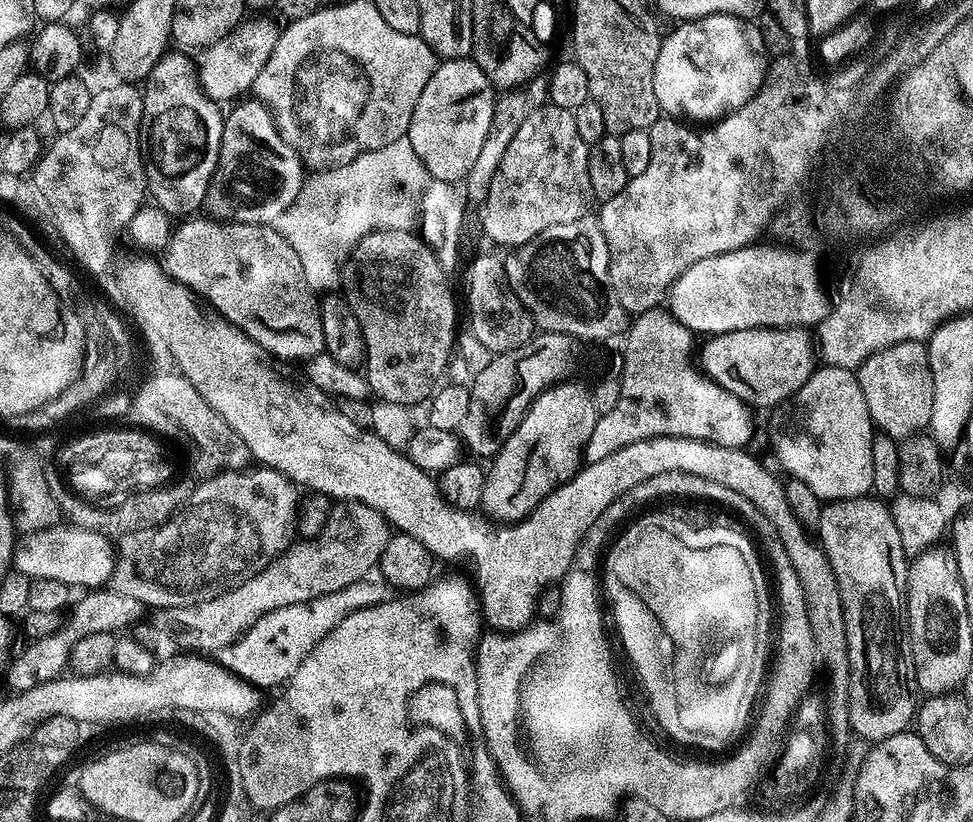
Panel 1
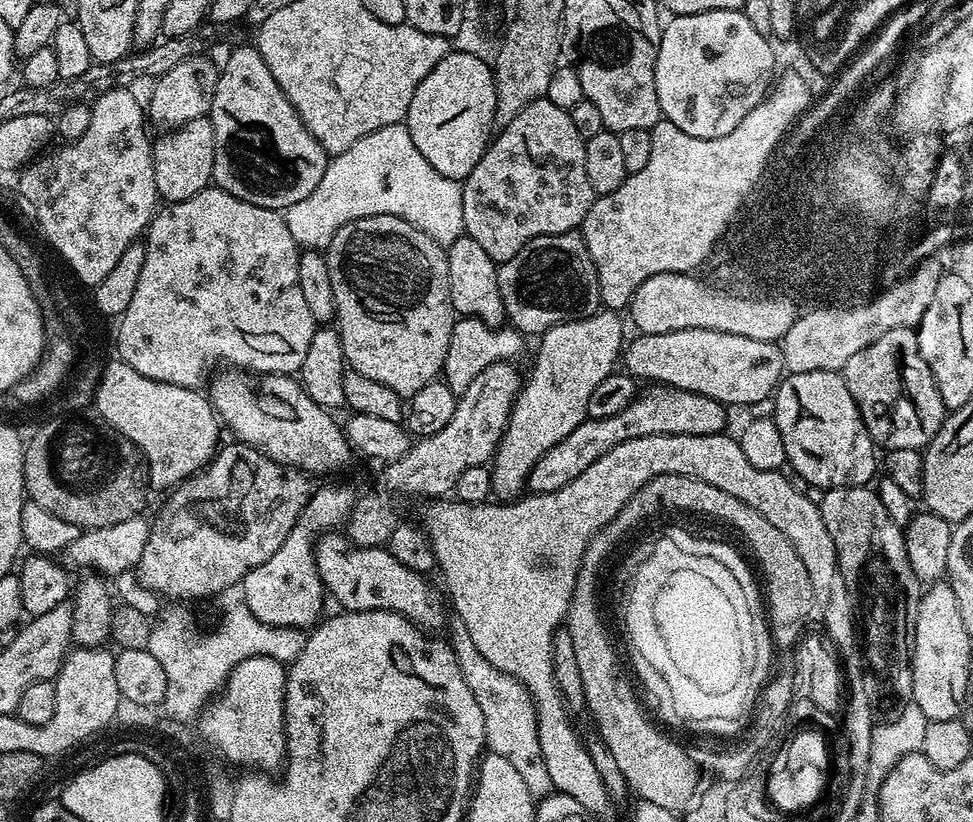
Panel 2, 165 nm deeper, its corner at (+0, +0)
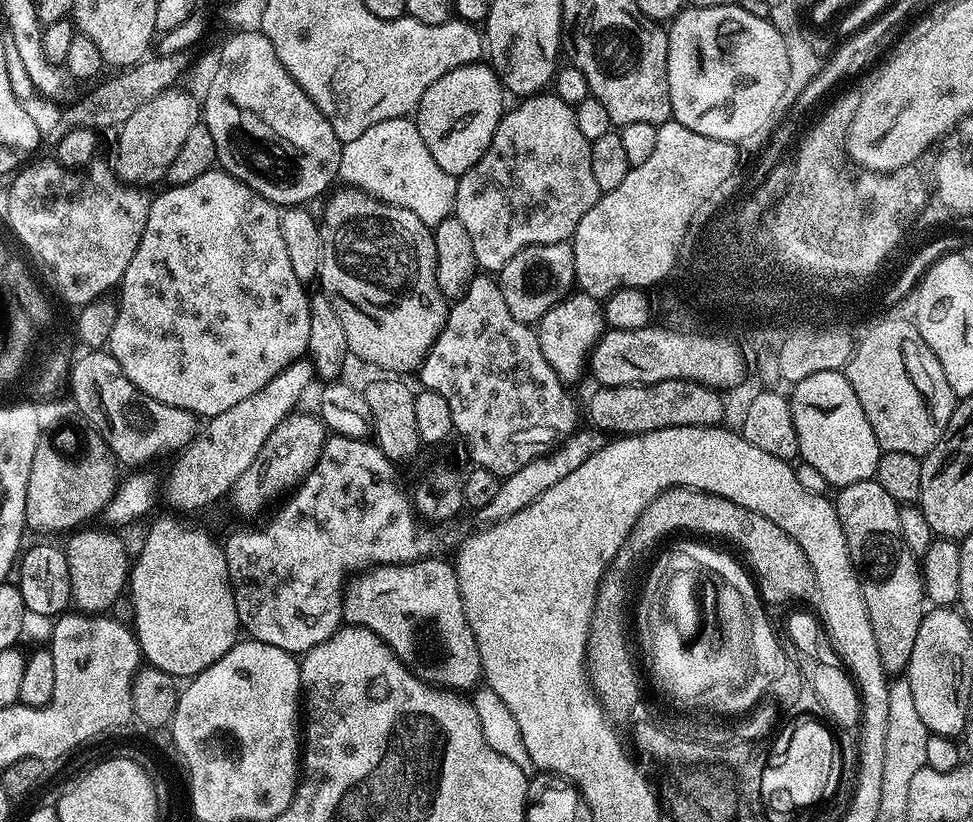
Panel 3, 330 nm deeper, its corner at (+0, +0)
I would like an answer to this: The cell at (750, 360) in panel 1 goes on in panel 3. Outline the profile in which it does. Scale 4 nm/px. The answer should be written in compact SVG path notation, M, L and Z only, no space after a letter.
M645 326L643 328L614 328L605 331L592 345L590 355L586 360L586 368L592 371L597 385L613 388L614 386L630 386L631 384L653 384L667 380L693 380L711 388L715 383L733 384L736 377L745 374L746 360L735 348L737 345L731 339L720 334L701 334L696 330L672 331L663 326Z

